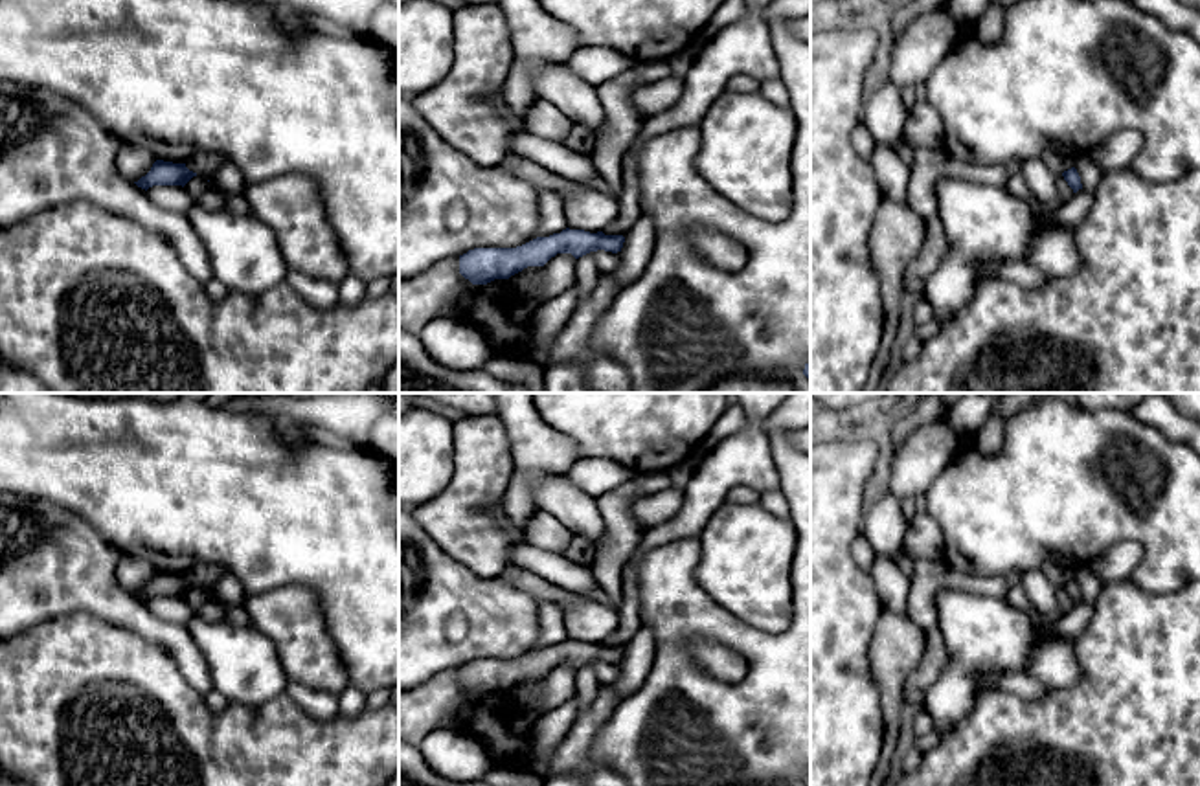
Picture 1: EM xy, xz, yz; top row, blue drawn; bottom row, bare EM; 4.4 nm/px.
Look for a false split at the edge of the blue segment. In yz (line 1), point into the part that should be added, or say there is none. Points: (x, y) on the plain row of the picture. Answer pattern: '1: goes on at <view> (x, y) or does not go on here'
1: does not go on here

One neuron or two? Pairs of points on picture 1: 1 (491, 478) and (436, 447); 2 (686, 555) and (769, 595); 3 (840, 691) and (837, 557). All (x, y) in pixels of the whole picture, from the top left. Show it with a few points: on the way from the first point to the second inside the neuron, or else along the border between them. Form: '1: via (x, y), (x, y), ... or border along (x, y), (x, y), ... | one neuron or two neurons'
1: border along (454, 423), (454, 474), (436, 496) | two neurons
2: border along (697, 538), (699, 562), (695, 581), (717, 601) | two neurons
3: via (837, 658), (837, 590) | one neuron

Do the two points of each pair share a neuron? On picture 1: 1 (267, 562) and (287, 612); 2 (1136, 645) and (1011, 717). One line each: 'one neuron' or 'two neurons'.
1: two neurons
2: one neuron

